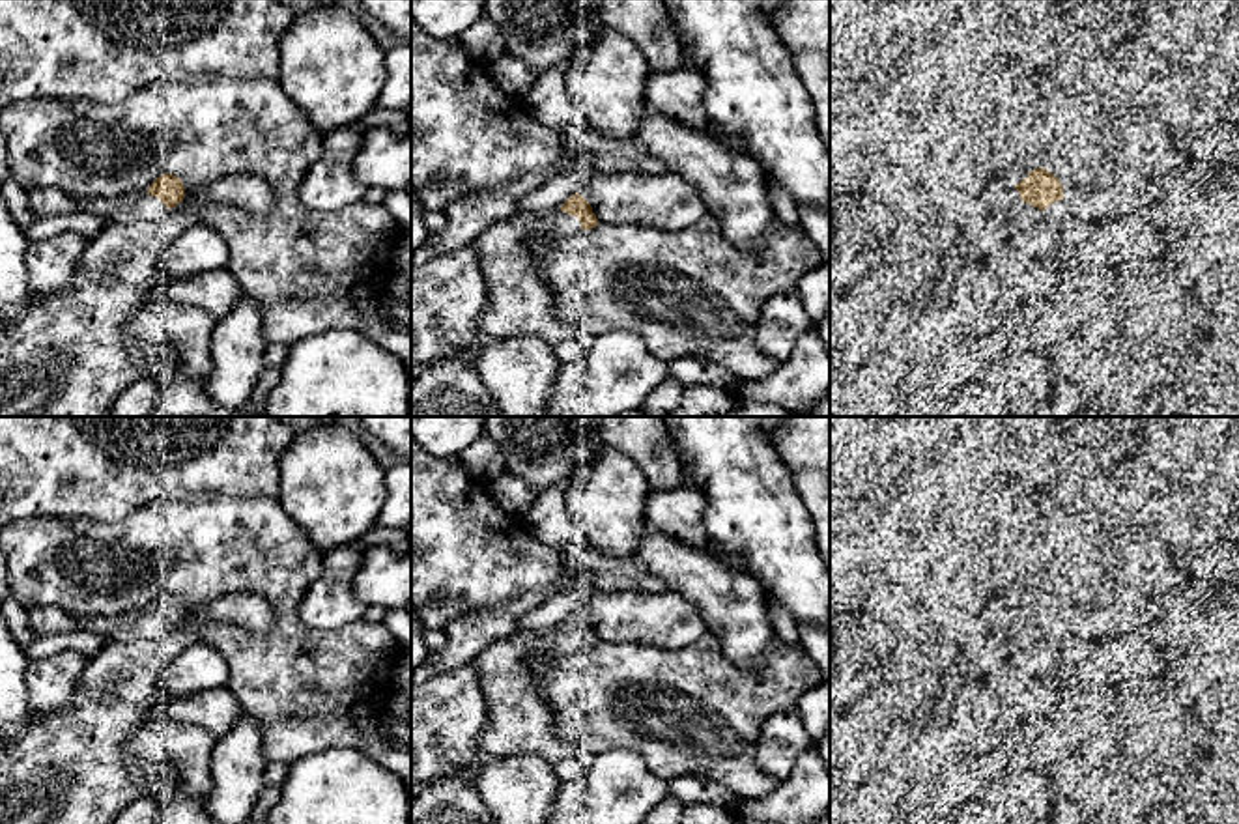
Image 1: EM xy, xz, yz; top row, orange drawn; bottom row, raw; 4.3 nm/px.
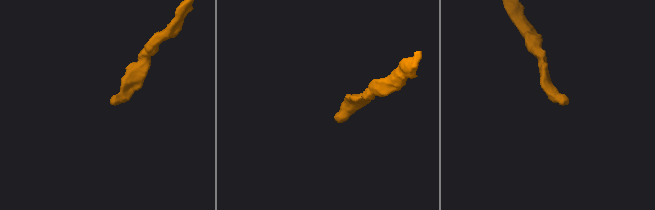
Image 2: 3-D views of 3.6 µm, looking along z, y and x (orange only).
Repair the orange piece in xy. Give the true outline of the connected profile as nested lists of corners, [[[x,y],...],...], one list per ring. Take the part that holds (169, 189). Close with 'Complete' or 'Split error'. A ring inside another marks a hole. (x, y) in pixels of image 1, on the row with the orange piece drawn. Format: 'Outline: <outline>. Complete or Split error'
Outline: [[[163,174],[144,194],[121,198],[73,198],[77,202],[77,209],[101,215],[114,222],[161,222],[170,207],[183,202],[185,187],[174,174]]]. Split error

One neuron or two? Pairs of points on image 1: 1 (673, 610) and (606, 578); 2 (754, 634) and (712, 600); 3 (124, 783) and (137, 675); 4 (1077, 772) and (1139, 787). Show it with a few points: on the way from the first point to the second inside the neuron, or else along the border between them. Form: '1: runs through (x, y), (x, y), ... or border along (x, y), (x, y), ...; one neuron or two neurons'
1: border along (668, 589), (597, 591); two neurons
2: runs through (744, 625), (722, 604); one neuron
3: runs through (113, 757), (113, 705), (116, 701); one neuron
4: runs through (1092, 783), (1124, 787); one neuron

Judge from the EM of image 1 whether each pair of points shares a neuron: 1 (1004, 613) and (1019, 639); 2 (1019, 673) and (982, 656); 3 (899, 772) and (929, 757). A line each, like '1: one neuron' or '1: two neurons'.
1: two neurons
2: one neuron
3: two neurons

